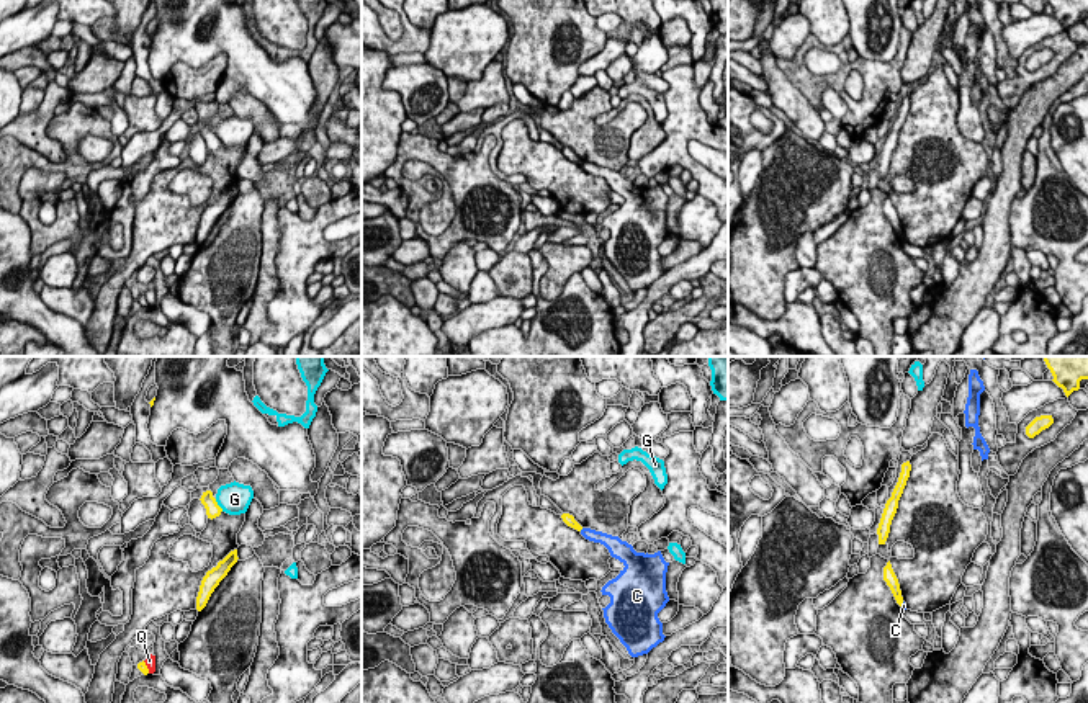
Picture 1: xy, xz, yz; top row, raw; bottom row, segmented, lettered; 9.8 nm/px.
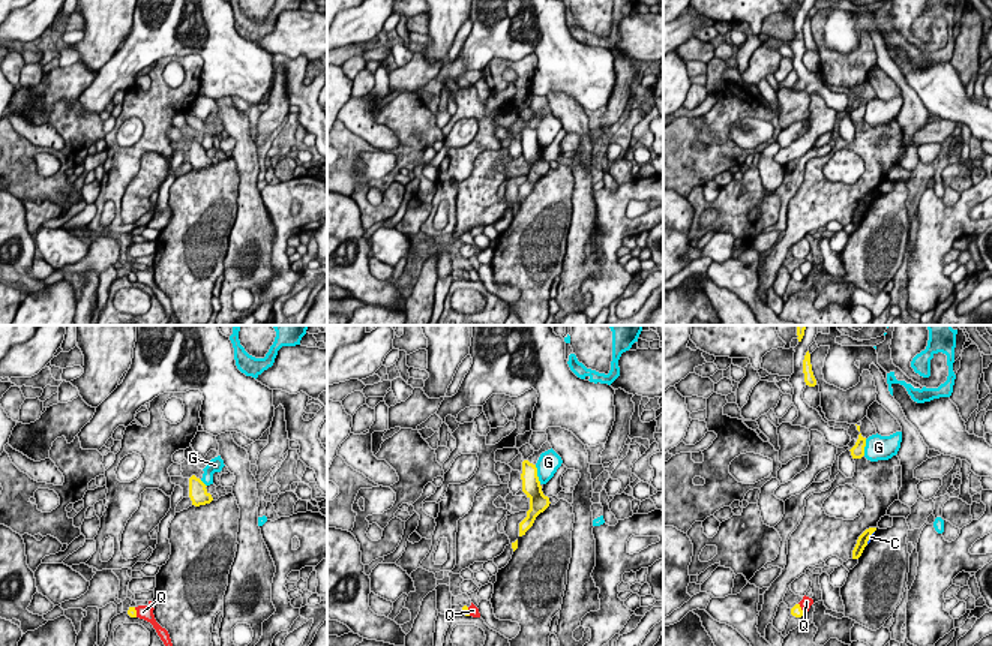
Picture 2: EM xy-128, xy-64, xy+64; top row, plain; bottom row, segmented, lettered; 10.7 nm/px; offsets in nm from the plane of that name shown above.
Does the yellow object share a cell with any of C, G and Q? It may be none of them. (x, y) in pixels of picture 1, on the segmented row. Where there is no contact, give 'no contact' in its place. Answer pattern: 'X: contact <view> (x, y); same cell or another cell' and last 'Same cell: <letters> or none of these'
C: contact yz (902, 604); another cell
G: contact xy (218, 505); another cell
Q: contact xy (146, 667); another cell
Same cell: none of these

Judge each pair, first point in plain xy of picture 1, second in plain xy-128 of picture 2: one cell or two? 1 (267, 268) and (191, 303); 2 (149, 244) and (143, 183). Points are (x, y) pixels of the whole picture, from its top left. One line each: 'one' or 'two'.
1: two
2: one

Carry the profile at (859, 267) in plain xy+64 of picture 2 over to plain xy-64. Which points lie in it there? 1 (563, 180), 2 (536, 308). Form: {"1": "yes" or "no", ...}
{"1": "yes", "2": "yes"}

